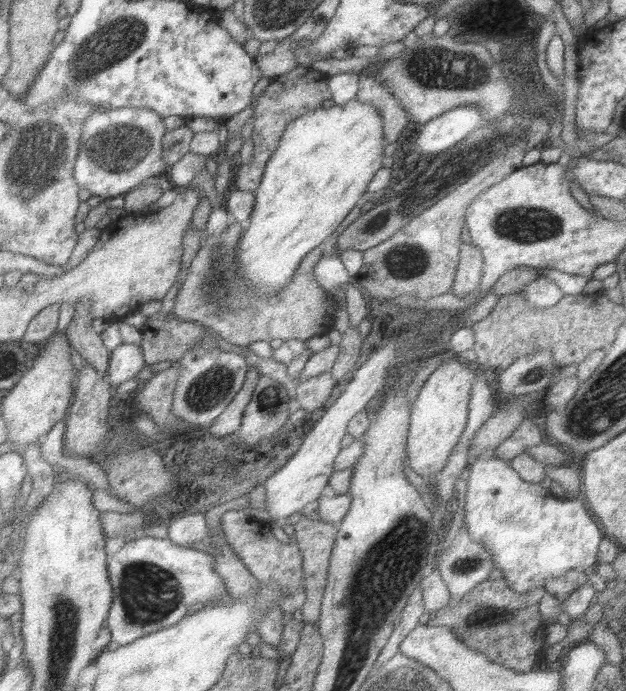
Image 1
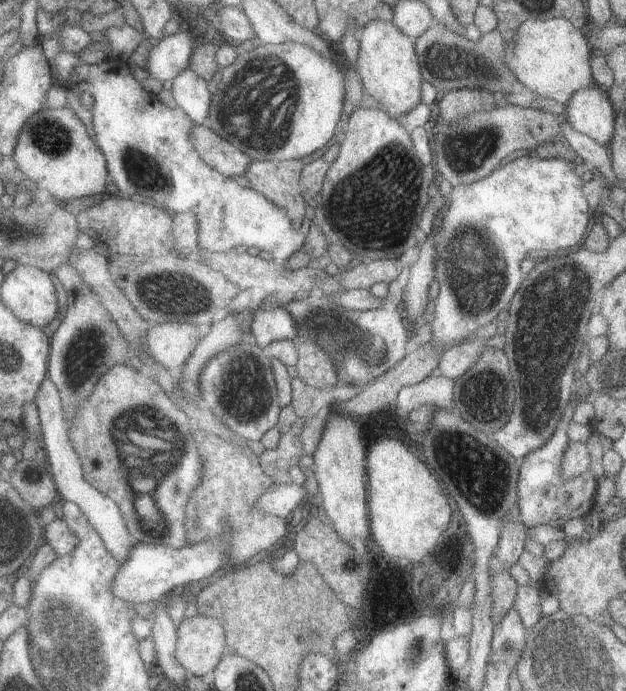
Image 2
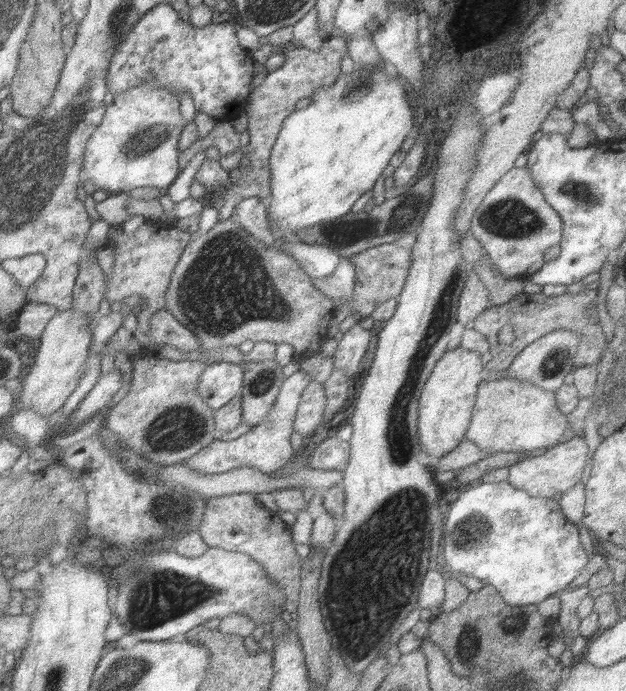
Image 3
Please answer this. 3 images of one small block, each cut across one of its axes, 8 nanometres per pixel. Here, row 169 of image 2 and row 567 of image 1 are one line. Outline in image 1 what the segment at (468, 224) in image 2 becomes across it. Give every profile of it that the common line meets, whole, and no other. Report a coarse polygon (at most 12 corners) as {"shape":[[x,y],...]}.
{"shape":[[495,448],[469,466],[467,526],[507,584],[593,568],[583,496],[521,480]]}

